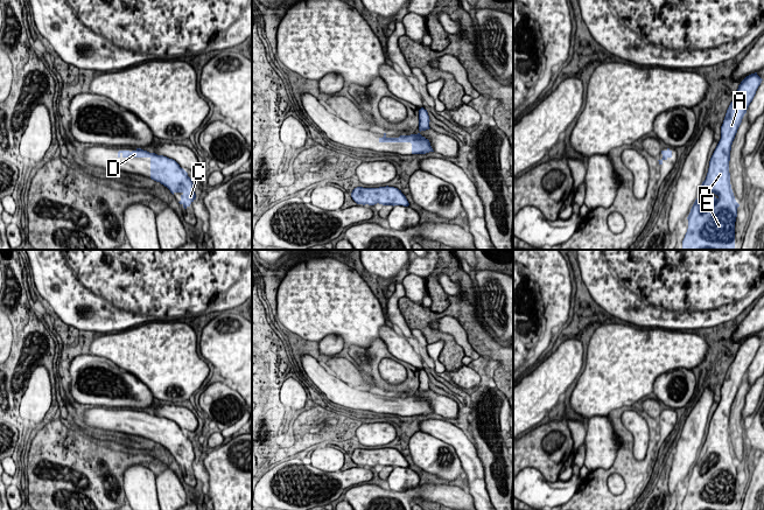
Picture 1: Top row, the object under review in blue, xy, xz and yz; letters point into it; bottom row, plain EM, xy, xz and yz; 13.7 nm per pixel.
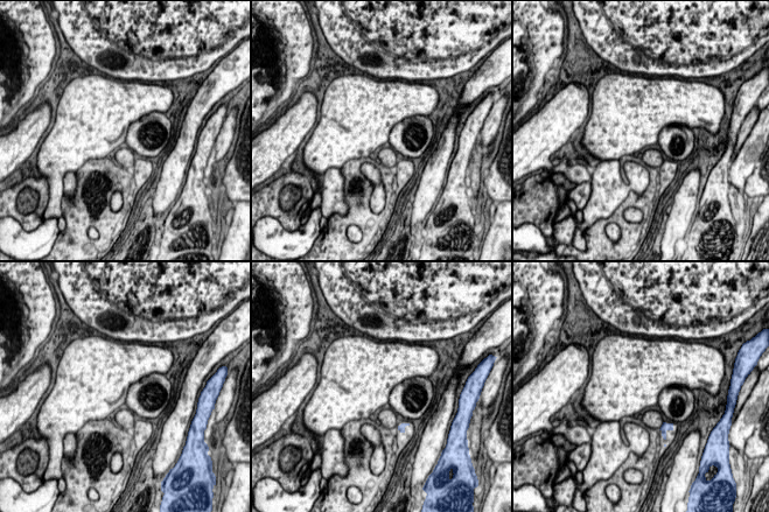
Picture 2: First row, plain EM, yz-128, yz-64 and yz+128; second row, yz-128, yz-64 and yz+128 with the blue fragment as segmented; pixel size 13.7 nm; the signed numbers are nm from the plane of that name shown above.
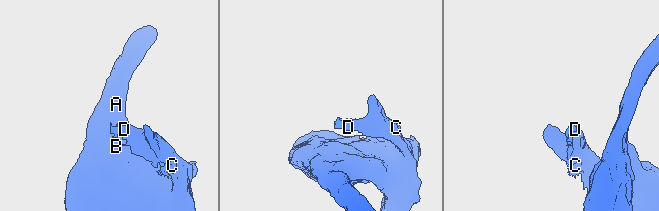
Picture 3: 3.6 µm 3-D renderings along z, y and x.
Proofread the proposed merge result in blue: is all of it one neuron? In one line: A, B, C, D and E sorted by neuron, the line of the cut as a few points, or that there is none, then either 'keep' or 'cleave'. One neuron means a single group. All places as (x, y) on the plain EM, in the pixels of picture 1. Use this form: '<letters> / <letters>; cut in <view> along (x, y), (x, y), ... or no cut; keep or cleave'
A B C D E; no cut; keep

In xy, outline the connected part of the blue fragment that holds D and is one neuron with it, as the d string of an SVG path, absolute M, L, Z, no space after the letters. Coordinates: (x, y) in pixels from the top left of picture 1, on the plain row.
M141 410L135 412L119 412L118 419L149 419L150 420L150 440L167 448L170 454L181 454L180 466L184 470L196 461L194 445L188 434L180 426L167 418L149 414Z

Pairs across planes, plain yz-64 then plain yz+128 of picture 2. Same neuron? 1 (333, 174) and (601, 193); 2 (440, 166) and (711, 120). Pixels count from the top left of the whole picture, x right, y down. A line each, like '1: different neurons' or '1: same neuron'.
1: same neuron
2: different neurons

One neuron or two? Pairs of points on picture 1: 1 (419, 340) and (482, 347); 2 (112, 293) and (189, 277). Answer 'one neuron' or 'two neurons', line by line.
1: two neurons
2: one neuron

